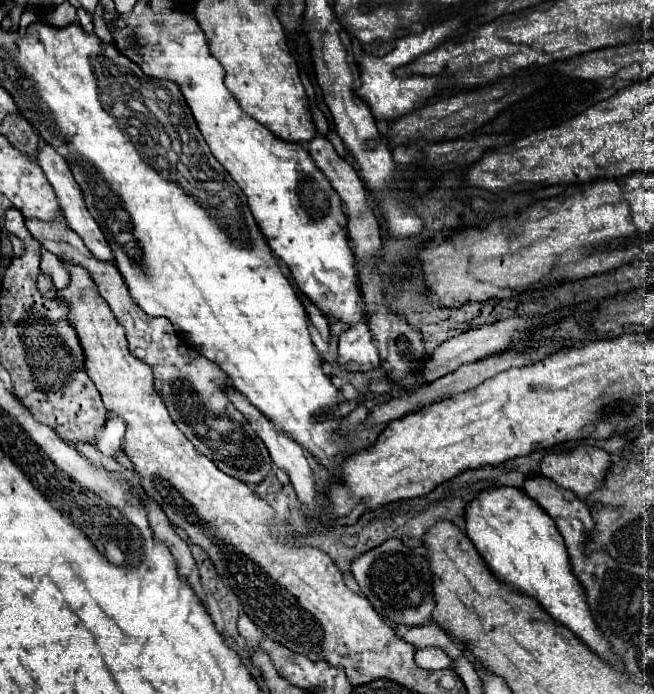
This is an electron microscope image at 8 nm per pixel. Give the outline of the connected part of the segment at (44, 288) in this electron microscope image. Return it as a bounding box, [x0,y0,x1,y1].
[36,272,54,296]

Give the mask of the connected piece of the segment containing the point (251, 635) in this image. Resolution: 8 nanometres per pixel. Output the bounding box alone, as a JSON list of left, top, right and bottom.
[238,616,262,648]

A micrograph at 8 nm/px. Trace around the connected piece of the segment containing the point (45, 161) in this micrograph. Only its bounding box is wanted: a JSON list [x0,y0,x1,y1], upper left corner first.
[36,142,114,262]

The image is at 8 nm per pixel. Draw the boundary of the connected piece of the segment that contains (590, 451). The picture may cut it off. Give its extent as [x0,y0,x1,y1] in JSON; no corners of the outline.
[542,446,612,506]

